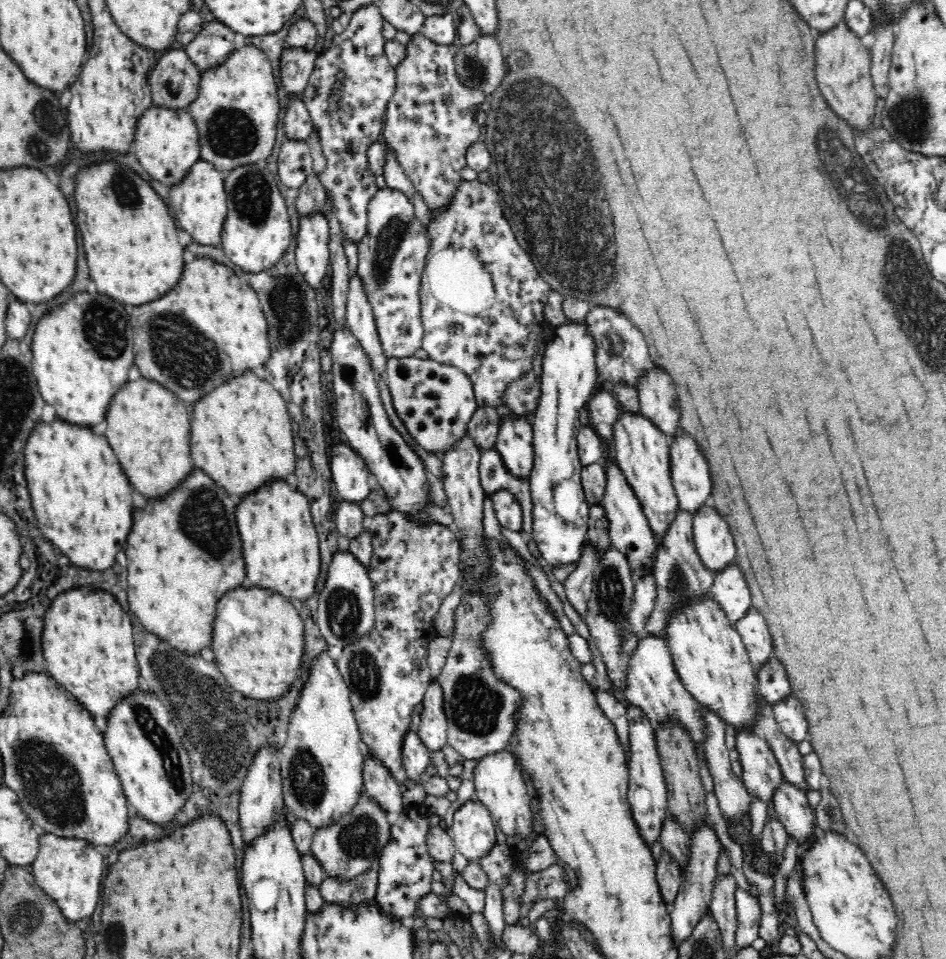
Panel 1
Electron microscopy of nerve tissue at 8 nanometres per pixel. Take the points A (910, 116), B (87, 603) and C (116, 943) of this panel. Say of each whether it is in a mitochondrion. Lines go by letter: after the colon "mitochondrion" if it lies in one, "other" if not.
A: mitochondrion
B: other
C: mitochondrion

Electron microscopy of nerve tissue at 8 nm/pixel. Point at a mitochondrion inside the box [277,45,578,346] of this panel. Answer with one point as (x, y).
(389, 238)

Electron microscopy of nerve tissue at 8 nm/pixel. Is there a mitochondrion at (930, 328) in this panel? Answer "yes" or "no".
yes

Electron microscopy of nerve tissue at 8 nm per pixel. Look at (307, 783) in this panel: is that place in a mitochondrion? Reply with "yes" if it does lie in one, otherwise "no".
yes

